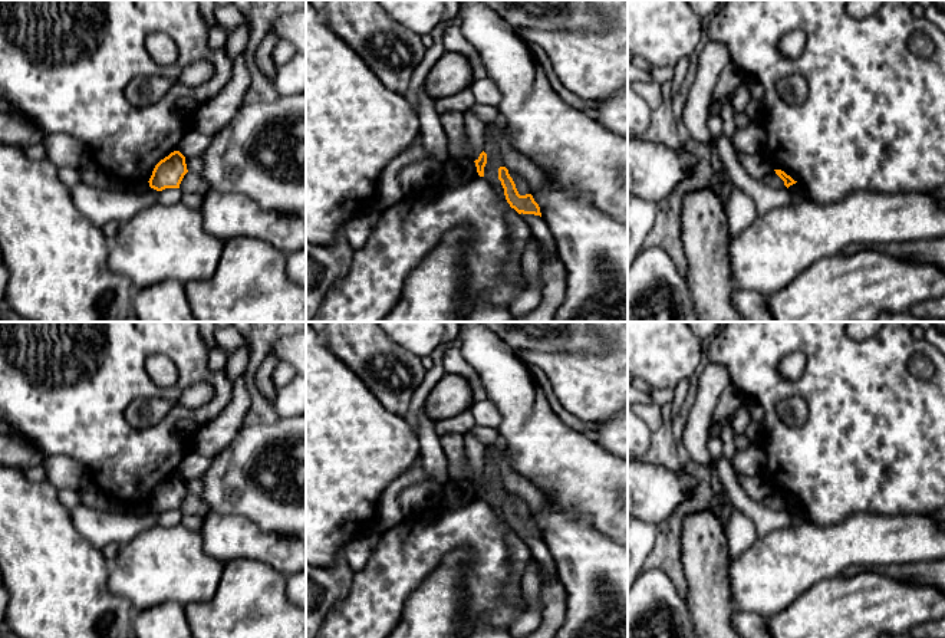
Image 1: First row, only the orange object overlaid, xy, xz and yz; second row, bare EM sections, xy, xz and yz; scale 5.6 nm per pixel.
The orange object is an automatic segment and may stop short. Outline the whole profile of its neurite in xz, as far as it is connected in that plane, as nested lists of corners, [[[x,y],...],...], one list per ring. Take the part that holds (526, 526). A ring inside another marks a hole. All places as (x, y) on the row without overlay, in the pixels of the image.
[[[506,489],[498,490],[498,501],[501,503],[501,507],[504,510],[504,517],[507,524],[511,530],[514,530],[518,536],[534,536],[540,537],[540,529],[534,523],[531,516],[520,517],[513,500],[508,496],[508,491]]]

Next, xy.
[[[174,473],[155,487],[148,504],[157,513],[180,510],[187,494],[185,478],[180,473]]]

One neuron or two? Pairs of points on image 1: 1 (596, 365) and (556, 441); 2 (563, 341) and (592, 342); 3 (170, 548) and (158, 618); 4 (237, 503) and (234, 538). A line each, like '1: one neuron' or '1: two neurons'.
1: two neurons
2: one neuron
3: two neurons
4: two neurons

